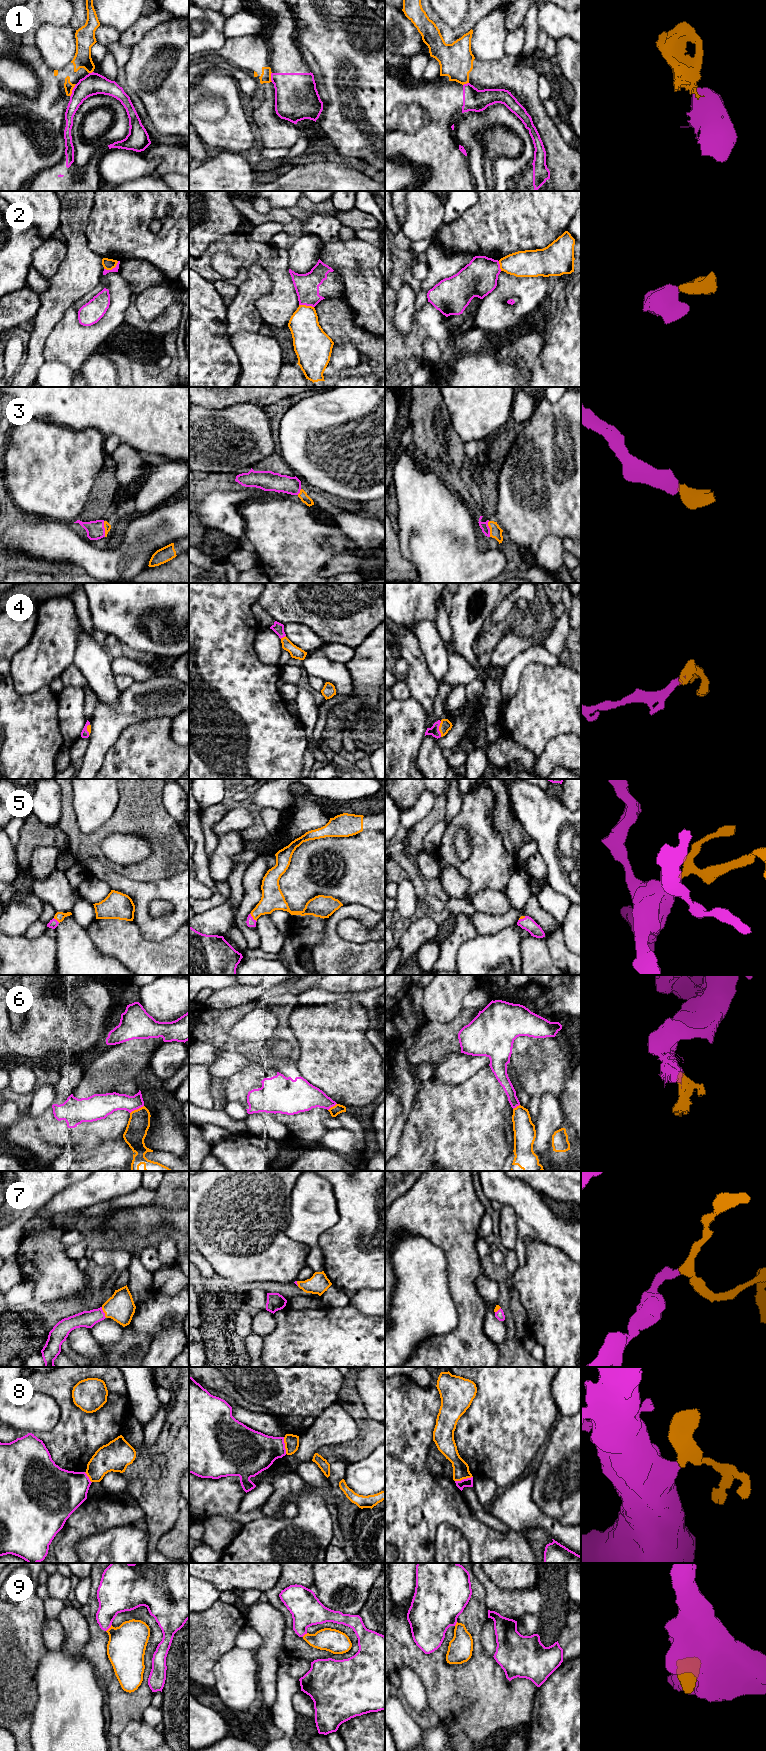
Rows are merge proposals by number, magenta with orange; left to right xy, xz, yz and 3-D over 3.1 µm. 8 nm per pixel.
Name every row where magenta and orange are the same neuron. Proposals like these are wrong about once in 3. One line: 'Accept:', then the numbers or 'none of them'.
Accept: 3, 4, 5, 7, 9

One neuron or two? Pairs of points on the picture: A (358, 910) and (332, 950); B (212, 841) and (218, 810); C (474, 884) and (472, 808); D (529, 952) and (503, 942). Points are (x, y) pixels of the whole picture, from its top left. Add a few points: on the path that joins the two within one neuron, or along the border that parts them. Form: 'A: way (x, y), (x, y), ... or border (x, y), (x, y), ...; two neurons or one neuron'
A: way (345, 912), (332, 924), (332, 937); one neuron
B: way (208, 833), (208, 820), (210, 818); one neuron
C: way (479, 865), (479, 827); one neuron
D: border (522, 938), (520, 942), (520, 964); two neurons

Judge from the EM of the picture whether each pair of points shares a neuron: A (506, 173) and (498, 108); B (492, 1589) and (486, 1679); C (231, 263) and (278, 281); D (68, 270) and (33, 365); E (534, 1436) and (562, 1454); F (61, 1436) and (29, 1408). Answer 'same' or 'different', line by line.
A: same
B: different
C: different
D: same
E: different
F: different

